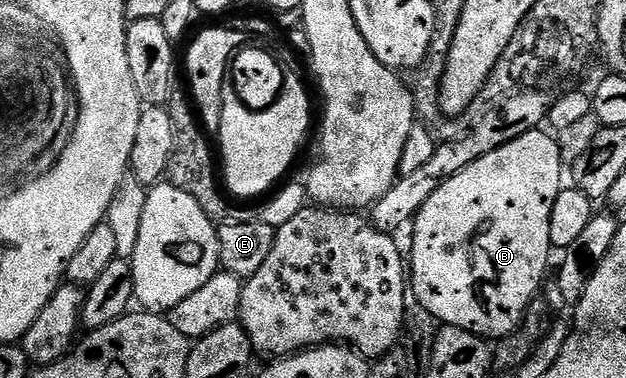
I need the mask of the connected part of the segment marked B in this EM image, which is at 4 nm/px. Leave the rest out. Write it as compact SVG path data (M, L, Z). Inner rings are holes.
M536 130L521 134L510 140L505 146L477 158L477 162L465 166L465 170L453 174L453 178L439 184L437 190L433 190L433 198L429 198L429 202L425 202L425 206L421 206L421 210L415 215L413 227L410 229L412 232L411 256L409 252L409 288L410 291L417 294L417 302L427 311L432 321L440 320L438 322L440 325L469 330L484 338L492 338L491 336L502 338L510 335L523 324L525 315L532 307L531 302L535 295L537 297L540 295L545 279L548 277L546 275L547 259L553 255L549 238L549 214L553 214L553 202L557 202L557 194L565 187L565 180L563 180L565 165L559 149L559 141L552 133L550 136L549 133L543 131Z

